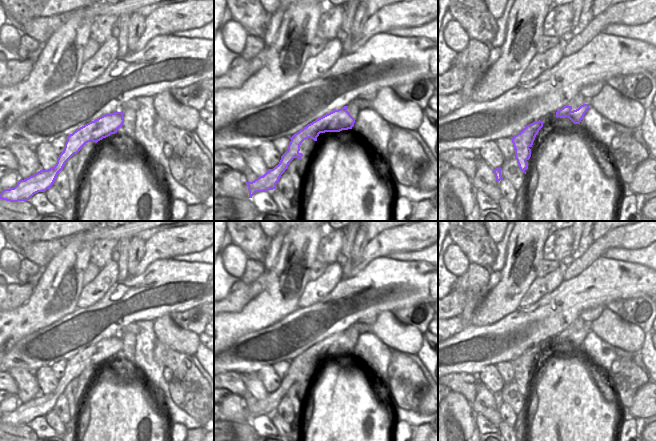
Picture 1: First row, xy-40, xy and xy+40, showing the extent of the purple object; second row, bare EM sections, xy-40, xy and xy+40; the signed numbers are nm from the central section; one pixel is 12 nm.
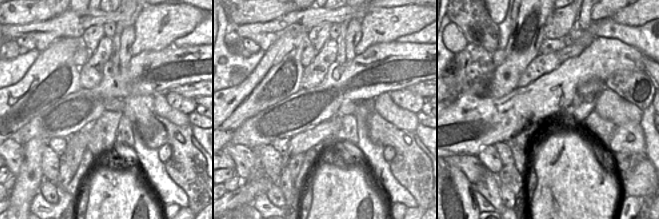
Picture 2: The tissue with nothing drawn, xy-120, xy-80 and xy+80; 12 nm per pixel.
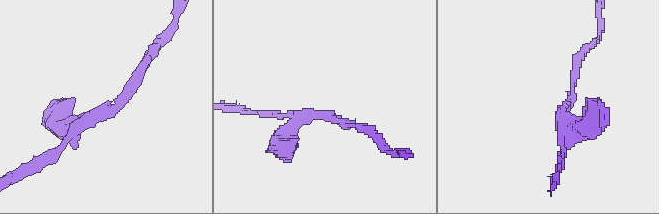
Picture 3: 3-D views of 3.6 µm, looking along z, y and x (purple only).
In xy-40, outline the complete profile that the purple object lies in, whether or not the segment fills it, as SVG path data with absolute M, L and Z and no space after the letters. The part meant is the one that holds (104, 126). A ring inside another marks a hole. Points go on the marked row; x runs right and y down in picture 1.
M114 112L105 114L80 127L67 136L64 150L59 155L54 167L40 170L24 180L20 179L14 188L3 189L0 199L10 202L28 201L34 194L45 192L53 185L65 163L74 154L77 154L86 143L90 141L97 143L103 138L117 133L123 123L123 112Z

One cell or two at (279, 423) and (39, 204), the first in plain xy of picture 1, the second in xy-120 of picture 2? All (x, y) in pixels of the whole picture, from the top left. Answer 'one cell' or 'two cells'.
two cells

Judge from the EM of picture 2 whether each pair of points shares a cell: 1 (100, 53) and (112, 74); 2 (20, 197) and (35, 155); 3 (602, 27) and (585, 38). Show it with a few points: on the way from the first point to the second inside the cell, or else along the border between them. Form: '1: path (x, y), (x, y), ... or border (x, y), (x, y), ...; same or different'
1: border (109, 59), (103, 66), (103, 76), (97, 84); different
2: path (26, 187), (27, 172), (32, 165); same
3: border (594, 24), (595, 36); different

